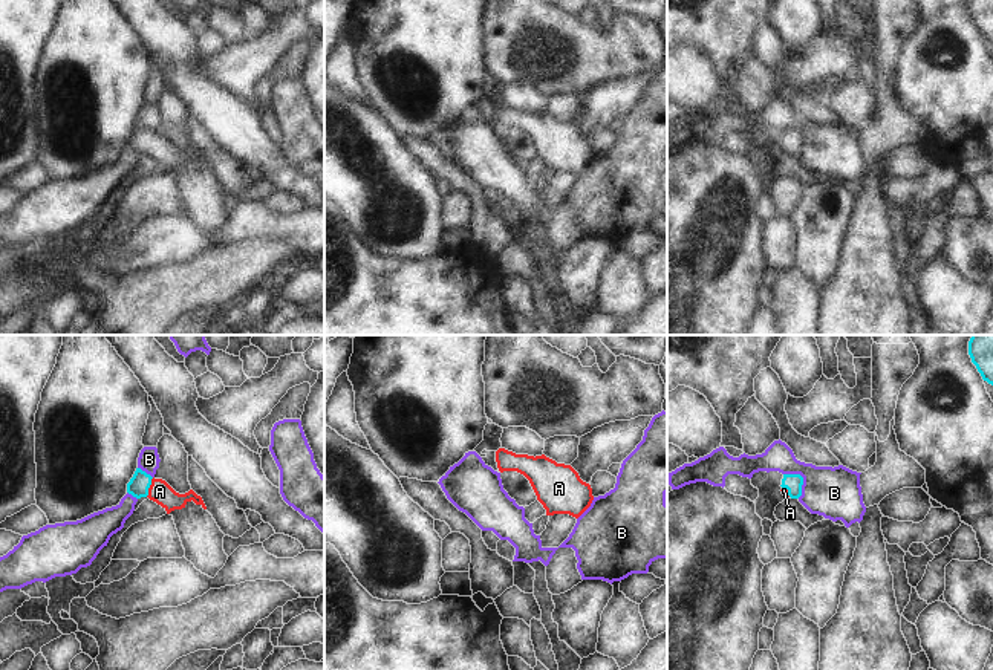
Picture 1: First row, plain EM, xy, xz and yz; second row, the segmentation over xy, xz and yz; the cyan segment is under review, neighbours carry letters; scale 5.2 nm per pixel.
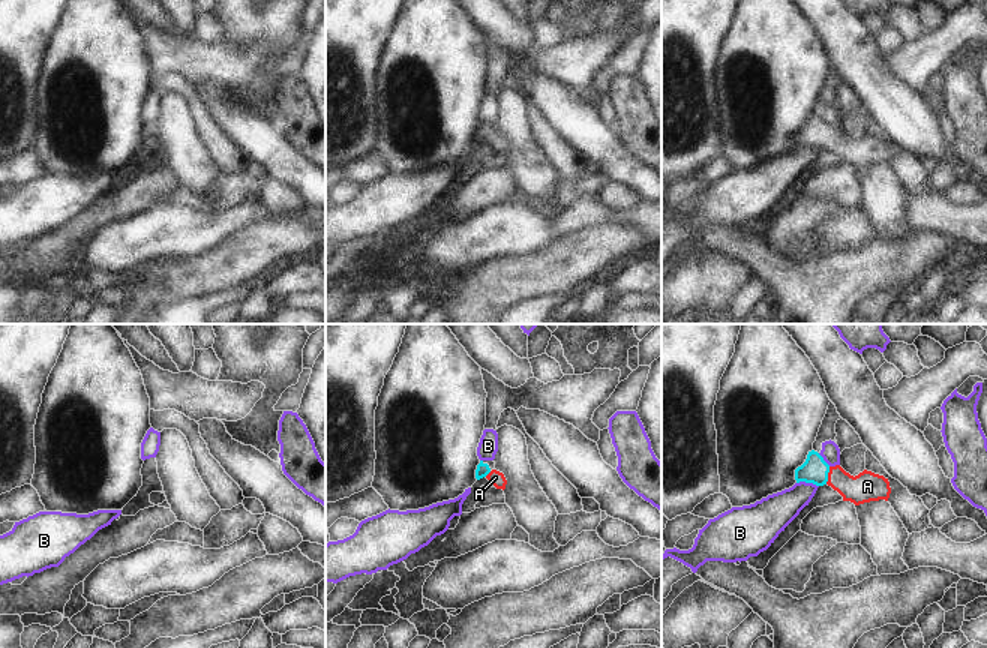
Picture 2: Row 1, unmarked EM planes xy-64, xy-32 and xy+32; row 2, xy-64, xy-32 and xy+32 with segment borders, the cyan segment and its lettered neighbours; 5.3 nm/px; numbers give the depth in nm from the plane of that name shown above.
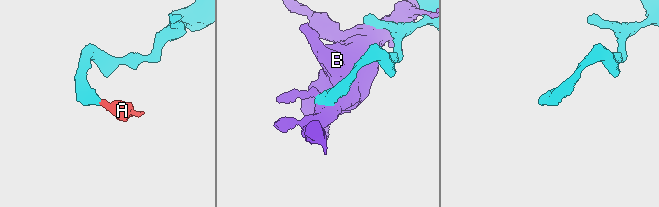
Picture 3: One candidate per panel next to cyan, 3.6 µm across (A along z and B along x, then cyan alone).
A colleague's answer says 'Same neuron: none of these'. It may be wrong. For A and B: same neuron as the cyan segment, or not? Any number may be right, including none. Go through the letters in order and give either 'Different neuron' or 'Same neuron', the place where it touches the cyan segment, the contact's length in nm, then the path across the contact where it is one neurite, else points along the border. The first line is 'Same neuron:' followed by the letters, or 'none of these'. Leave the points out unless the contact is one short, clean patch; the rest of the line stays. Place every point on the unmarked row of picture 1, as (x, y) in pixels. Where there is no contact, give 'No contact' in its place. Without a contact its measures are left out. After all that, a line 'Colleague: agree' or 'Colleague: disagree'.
Same neuron: A
A: Same neuron. Touches cyan at xy (149, 144). Shared border 110 nm. Path across: xy (138, 144), (149, 144), (159, 149)
B: Different neuron. Touches cyan at yz (802, 136). Shared border 160 nm
Colleague: disagree

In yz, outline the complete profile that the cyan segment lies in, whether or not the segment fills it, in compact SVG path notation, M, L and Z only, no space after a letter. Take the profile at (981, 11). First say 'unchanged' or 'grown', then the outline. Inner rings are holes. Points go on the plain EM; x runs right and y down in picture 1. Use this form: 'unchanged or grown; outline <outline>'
unchanged; outline M969 0L969 12L982 37L993 43L993 0Z

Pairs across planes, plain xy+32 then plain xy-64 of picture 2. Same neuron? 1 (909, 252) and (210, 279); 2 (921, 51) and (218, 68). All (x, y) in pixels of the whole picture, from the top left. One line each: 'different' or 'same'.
1: same
2: same

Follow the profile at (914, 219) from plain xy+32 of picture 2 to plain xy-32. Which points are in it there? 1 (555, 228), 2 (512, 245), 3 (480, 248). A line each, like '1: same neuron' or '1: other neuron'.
1: same neuron
2: same neuron
3: same neuron

